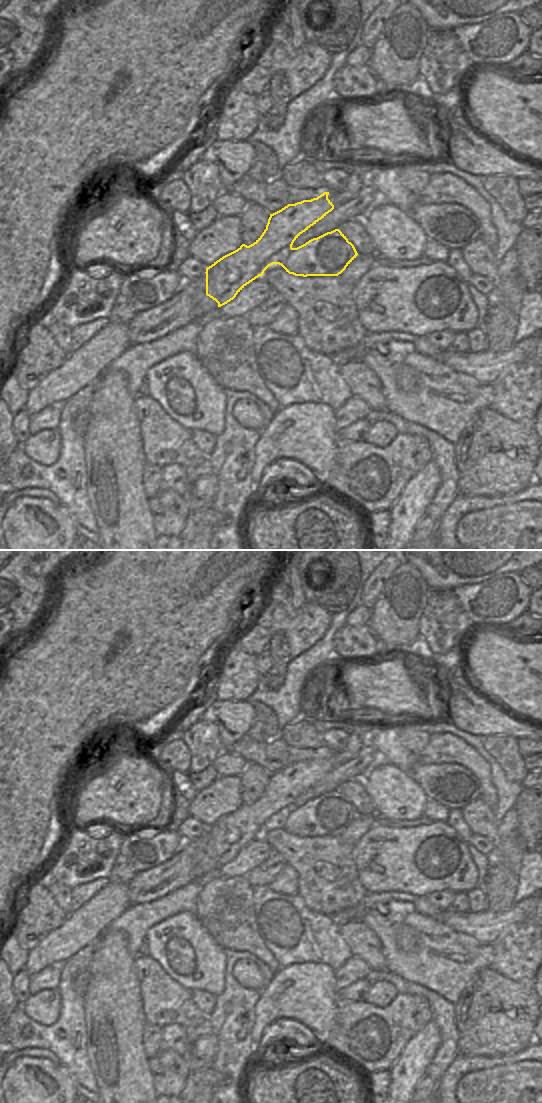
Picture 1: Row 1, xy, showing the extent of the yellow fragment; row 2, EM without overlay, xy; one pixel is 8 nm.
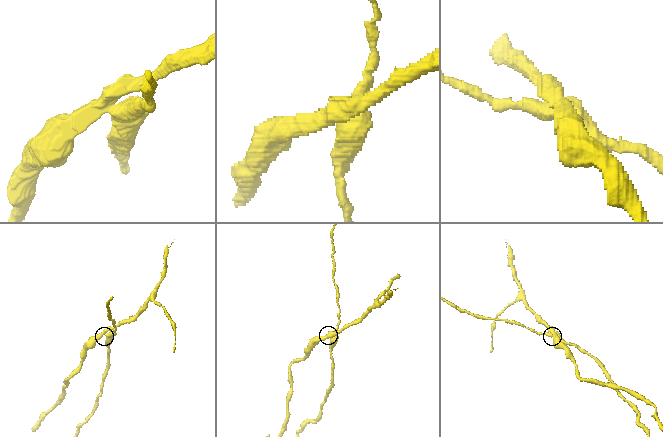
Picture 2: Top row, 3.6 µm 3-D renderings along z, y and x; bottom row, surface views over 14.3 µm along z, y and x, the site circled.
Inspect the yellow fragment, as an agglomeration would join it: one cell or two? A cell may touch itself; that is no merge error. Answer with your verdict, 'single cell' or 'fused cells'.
fused cells

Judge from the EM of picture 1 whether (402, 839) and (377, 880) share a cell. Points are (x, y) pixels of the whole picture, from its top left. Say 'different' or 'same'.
same

